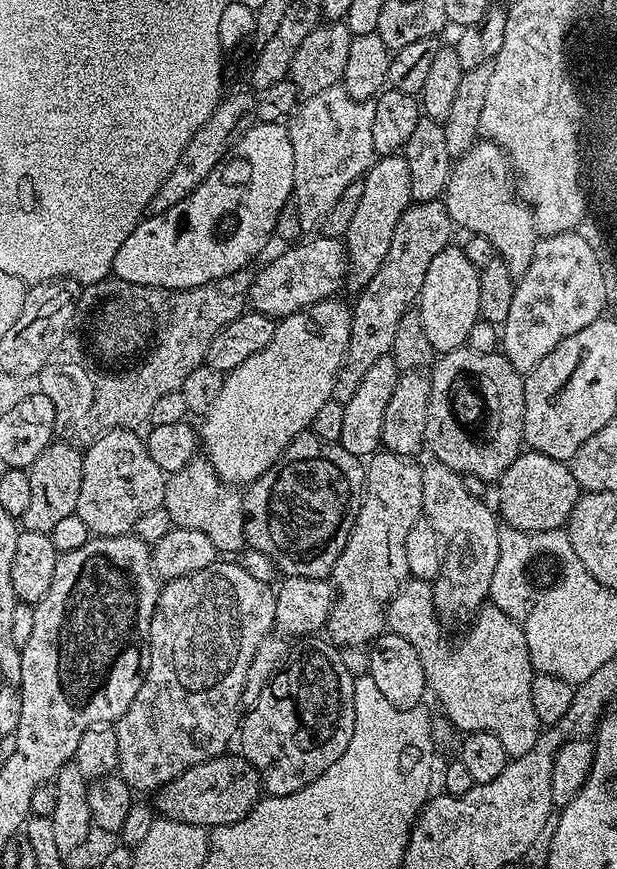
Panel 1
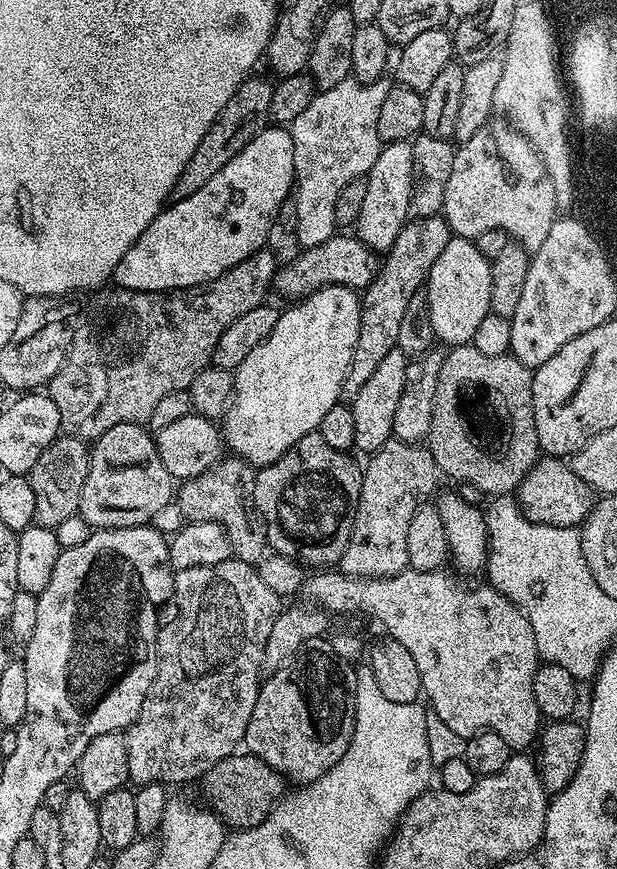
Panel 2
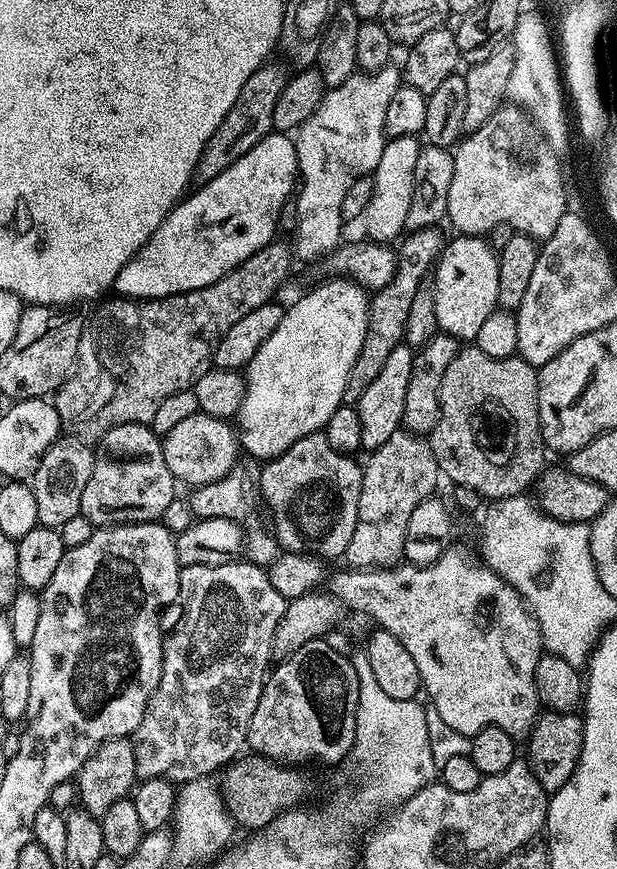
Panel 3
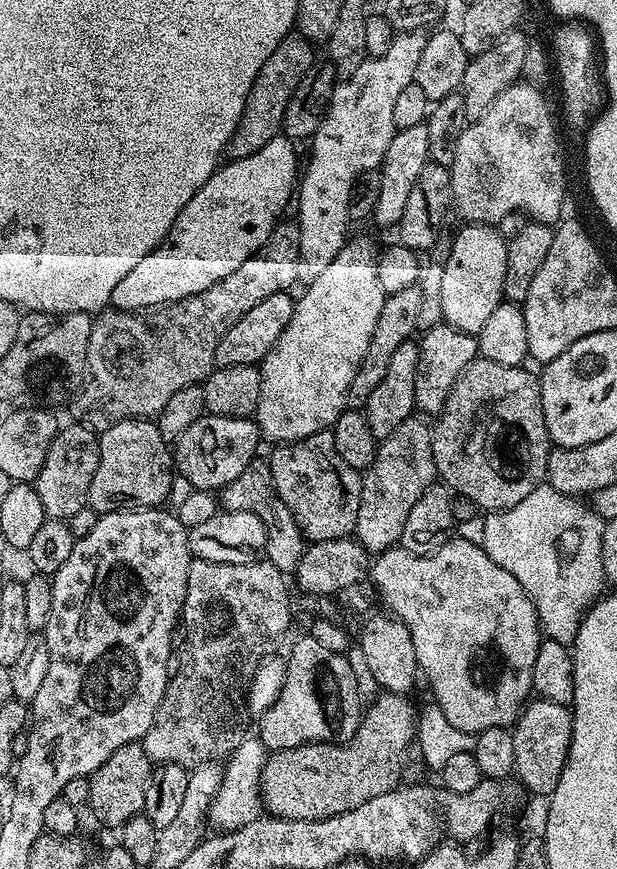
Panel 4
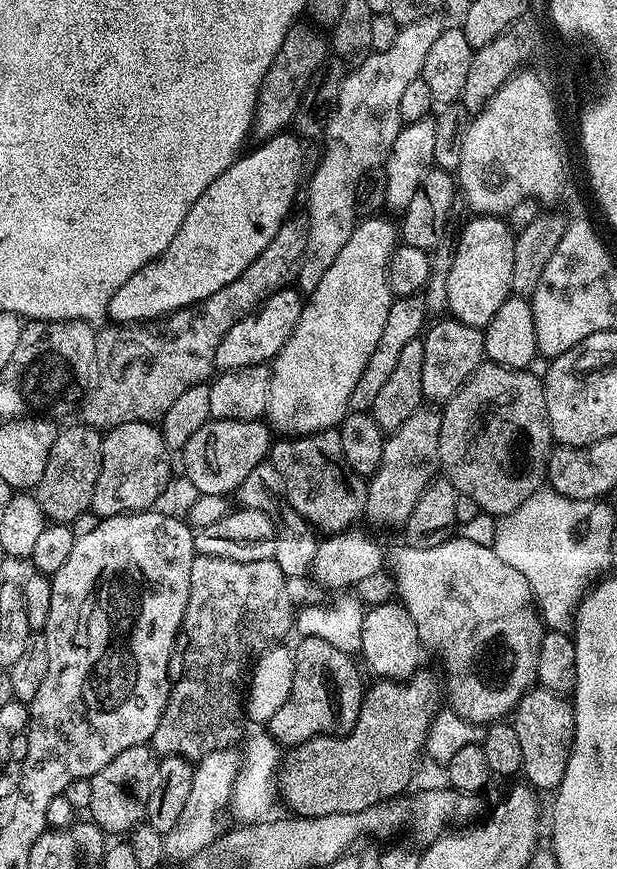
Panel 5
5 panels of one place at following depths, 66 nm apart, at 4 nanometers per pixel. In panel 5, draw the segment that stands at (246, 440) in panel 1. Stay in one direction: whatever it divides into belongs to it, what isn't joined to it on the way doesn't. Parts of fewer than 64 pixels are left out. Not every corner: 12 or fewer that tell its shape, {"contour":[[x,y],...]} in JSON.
{"contour":[[357,223],[271,361],[280,434],[335,429],[394,299],[398,228]]}

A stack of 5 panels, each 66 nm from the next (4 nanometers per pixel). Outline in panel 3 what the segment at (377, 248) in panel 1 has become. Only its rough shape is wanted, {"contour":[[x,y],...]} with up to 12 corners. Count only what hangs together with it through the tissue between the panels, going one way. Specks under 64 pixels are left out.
{"contour":[[421,141],[385,143],[362,217],[369,241],[405,231]]}

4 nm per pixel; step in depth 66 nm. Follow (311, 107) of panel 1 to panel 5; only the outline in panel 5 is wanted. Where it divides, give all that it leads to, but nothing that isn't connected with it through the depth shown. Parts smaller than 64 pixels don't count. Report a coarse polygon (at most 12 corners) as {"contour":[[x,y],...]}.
{"contour":[[443,15],[345,75],[308,184],[298,288],[310,294],[356,229],[356,187],[383,165]]}

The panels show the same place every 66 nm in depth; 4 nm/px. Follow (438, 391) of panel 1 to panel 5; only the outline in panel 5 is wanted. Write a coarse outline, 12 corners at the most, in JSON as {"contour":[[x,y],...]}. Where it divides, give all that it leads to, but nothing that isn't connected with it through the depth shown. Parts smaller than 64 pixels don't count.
{"contour":[[481,363],[442,408],[443,479],[508,516],[548,474],[544,381]]}

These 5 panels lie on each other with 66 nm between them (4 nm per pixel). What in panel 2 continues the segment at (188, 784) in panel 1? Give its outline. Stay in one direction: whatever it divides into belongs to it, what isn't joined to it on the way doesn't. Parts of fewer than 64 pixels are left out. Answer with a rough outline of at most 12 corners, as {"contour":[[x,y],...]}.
{"contour":[[233,754],[204,773],[207,807],[253,828],[286,795],[262,758]]}

